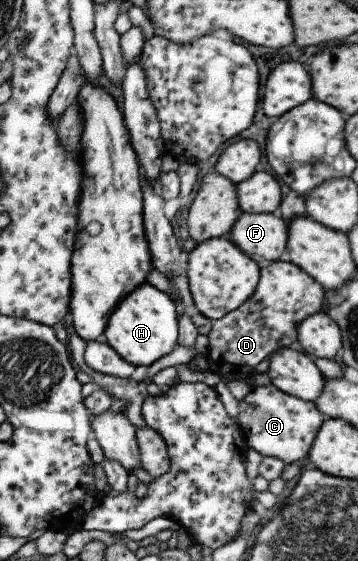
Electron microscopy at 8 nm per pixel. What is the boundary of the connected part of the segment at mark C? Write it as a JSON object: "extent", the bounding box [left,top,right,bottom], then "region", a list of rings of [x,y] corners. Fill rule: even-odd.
{"extent":[234,385,323,465],"region":[[[272,385],[252,387],[234,414],[248,438],[249,447],[263,457],[277,458],[285,465],[305,458],[323,423],[323,414],[313,402],[284,394]]]}

